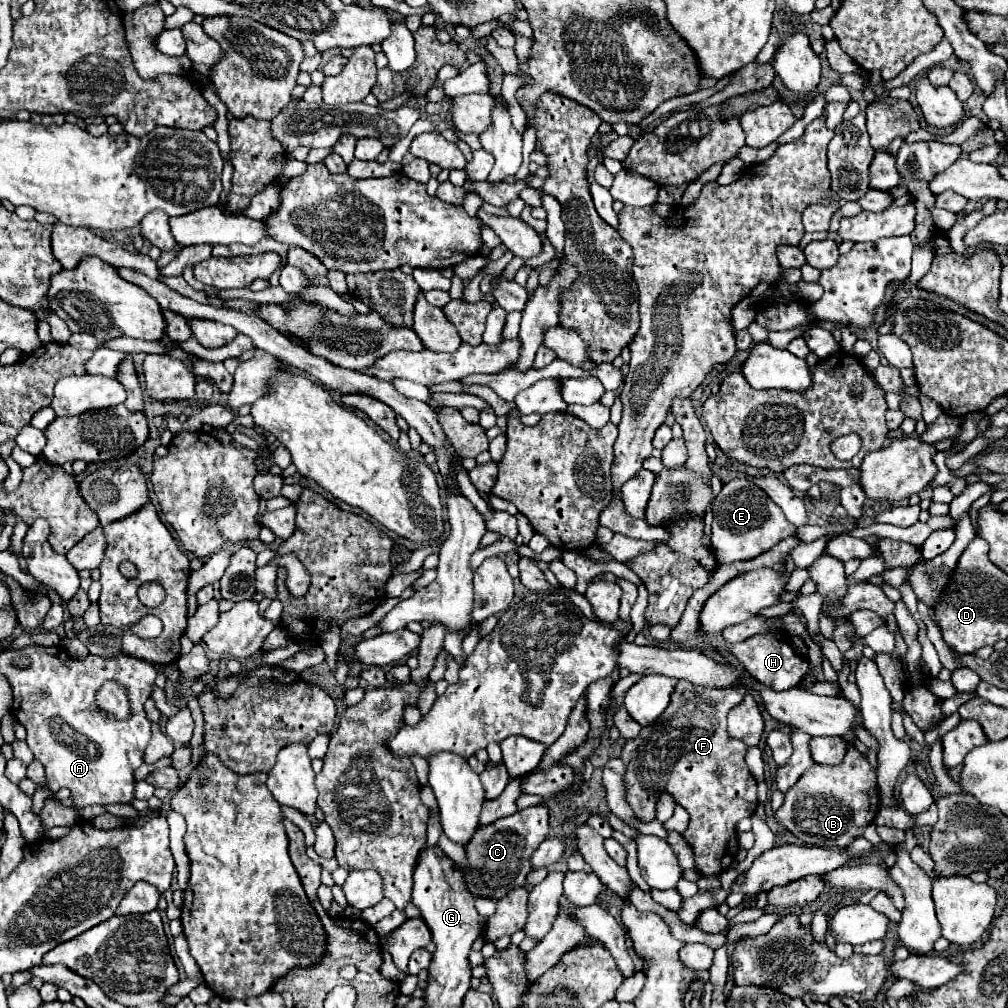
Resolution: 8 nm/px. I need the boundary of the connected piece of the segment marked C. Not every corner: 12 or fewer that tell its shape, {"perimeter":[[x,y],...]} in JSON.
{"perimeter":[[549,808],[479,826],[463,868],[471,894],[525,884],[547,840]]}

